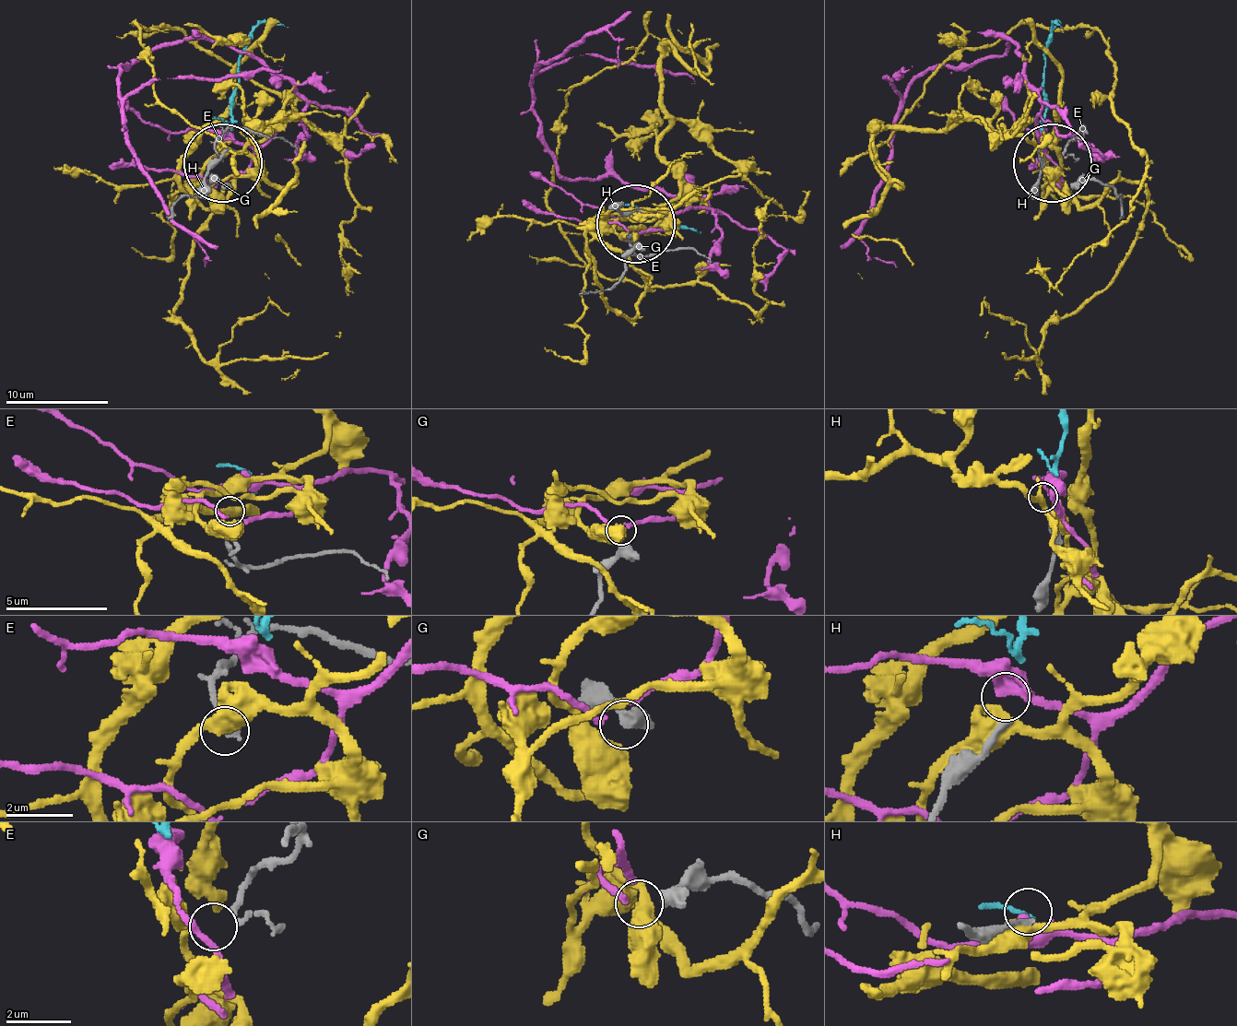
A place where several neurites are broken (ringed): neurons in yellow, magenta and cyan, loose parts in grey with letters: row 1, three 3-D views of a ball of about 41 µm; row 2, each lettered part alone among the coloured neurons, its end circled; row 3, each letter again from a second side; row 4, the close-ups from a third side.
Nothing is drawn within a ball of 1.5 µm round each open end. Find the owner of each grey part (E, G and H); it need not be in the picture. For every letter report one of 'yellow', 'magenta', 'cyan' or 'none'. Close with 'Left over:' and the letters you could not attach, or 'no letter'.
E: none
G: magenta
H: none
Left over: E, H

